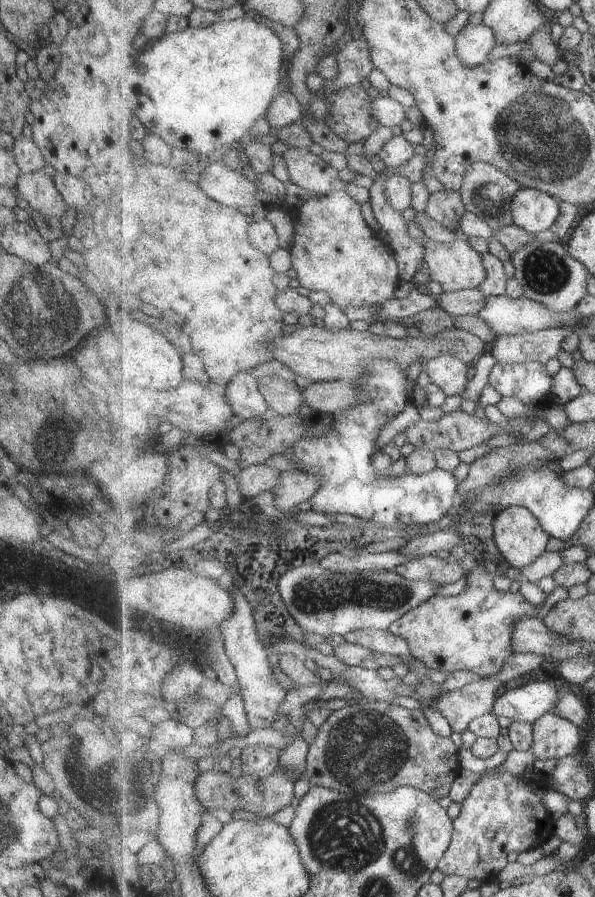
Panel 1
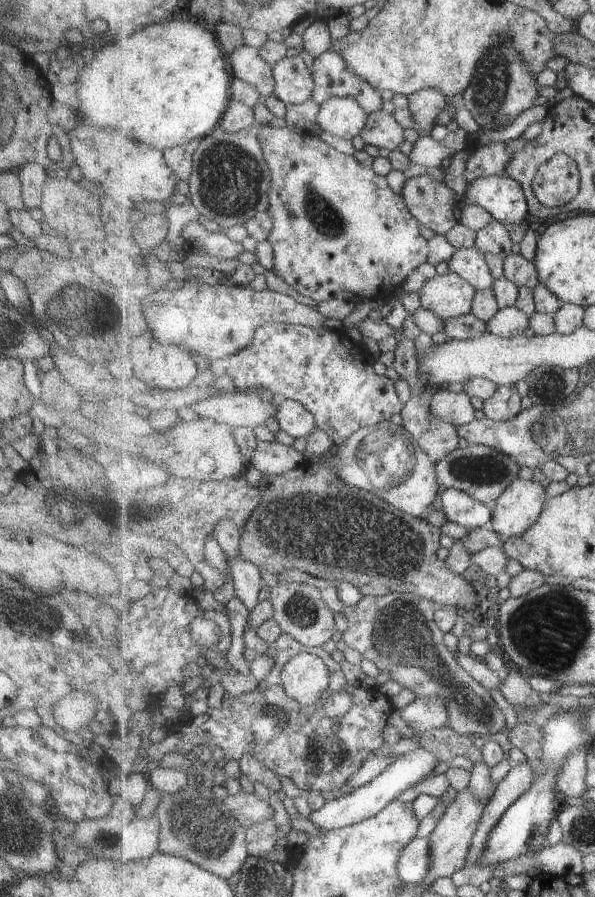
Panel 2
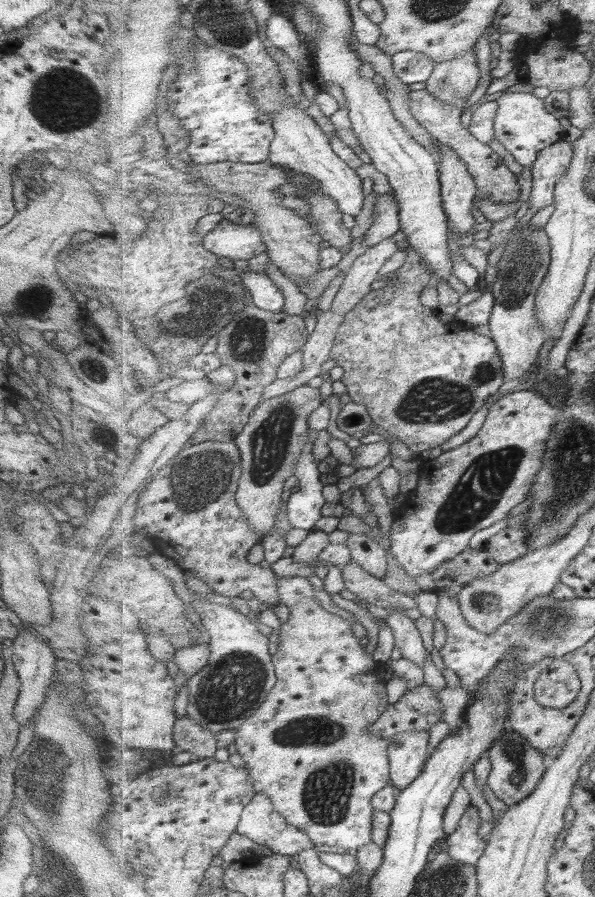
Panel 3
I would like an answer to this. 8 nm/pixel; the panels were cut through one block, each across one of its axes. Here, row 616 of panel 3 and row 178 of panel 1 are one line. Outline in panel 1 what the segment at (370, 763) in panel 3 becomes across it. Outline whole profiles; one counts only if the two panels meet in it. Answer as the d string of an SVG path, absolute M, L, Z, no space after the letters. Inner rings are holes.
M288 147L282 158L290 175L289 181L317 195L292 213L294 237L289 252L292 257L292 268L297 273L295 282L309 291L327 292L331 296L332 304L341 310L347 307L378 305L395 299L395 290L401 282L399 264L390 246L379 240L377 233L371 230L371 226L363 218L362 205L349 196L348 182L339 176L339 170L329 166L323 158L311 154L307 149Z

